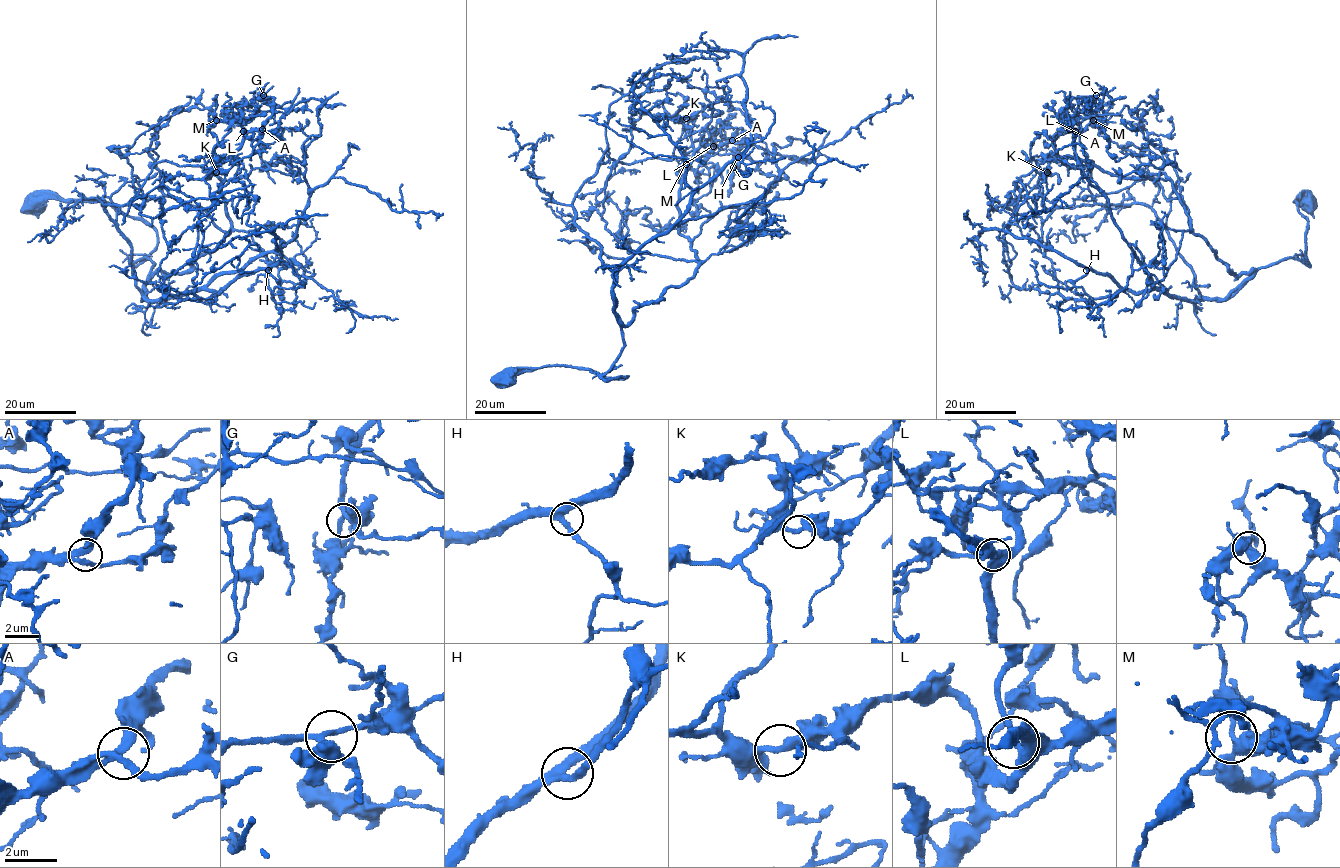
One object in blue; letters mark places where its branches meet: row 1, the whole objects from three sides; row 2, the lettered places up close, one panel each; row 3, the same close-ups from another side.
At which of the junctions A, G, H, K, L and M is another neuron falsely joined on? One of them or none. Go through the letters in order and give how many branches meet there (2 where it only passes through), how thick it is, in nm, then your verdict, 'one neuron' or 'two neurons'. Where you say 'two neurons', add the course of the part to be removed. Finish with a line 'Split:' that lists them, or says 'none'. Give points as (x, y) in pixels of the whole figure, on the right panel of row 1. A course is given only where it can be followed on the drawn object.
A: 3 branches meet; 280 nm thick; one neuron
G: 3 branches meet; 240 nm thick; one neuron
H: 3 branches meet; 300 nm thick; one neuron
K: 3 branches meet; 280 nm thick; one neuron
L: 3 branches meet; 320 nm thick; one neuron
M: 3 branches meet; 360 nm thick; one neuron
Split: none

